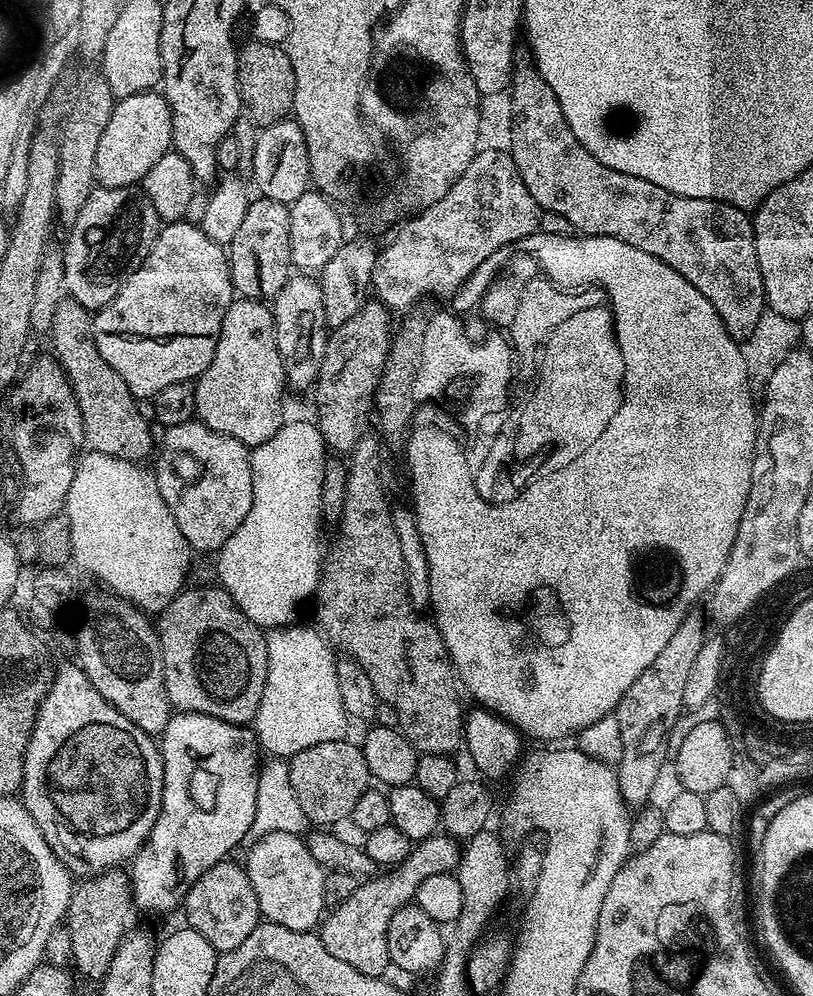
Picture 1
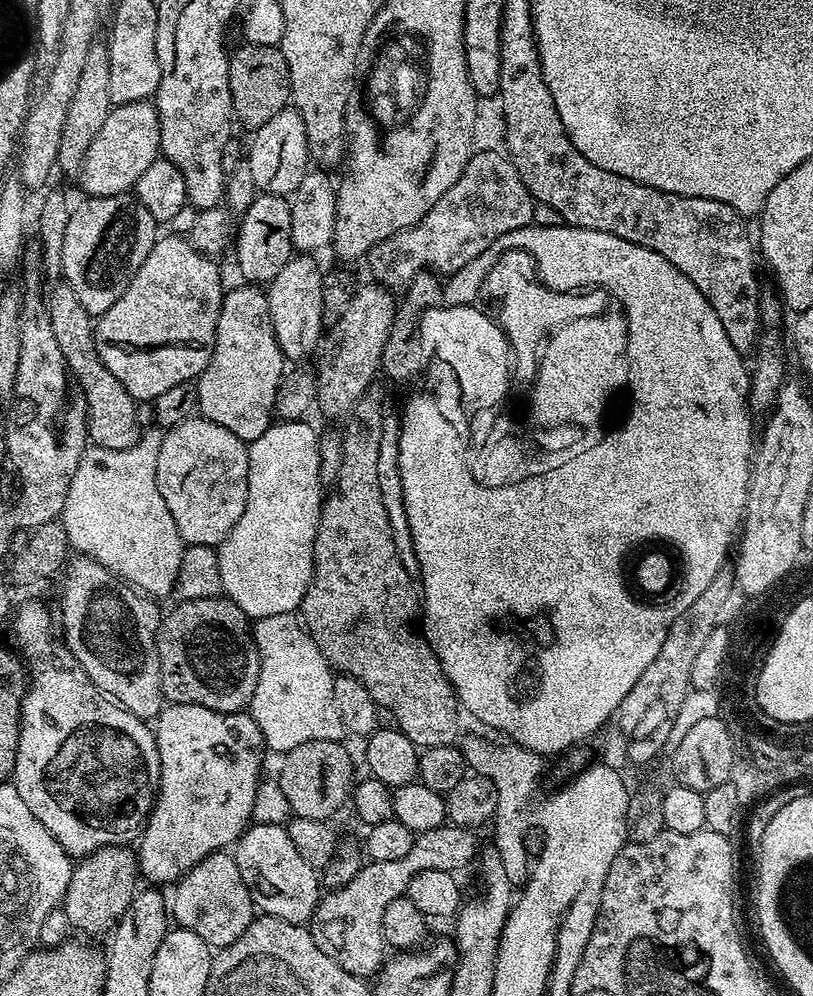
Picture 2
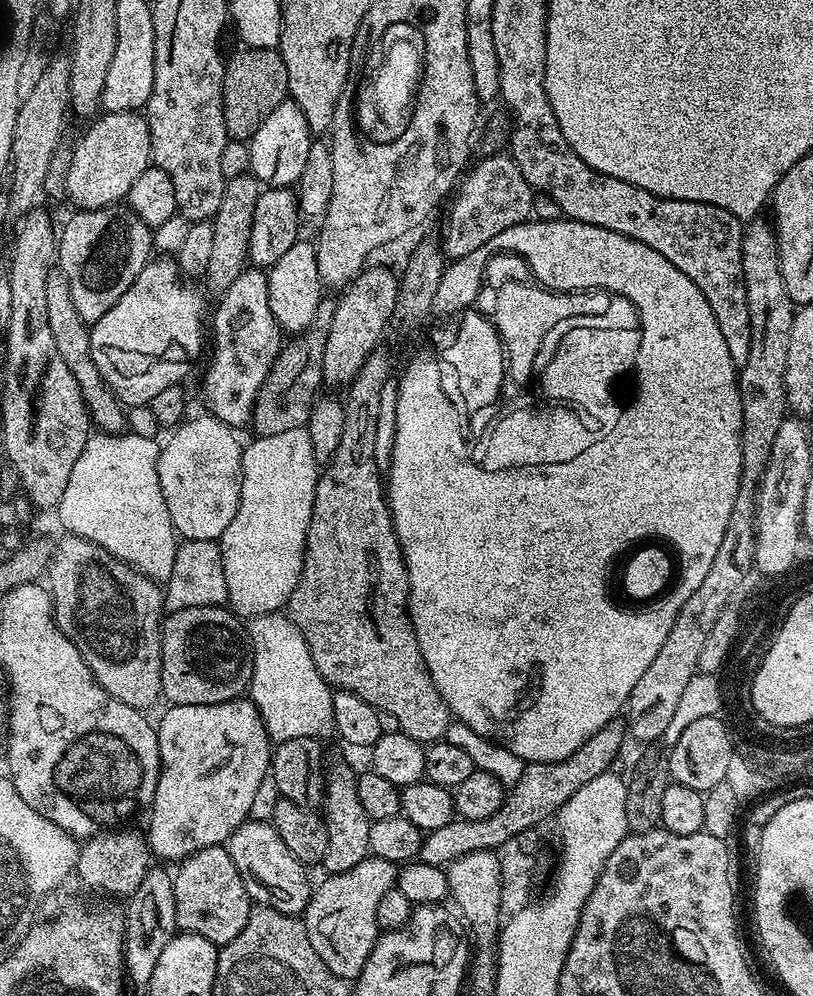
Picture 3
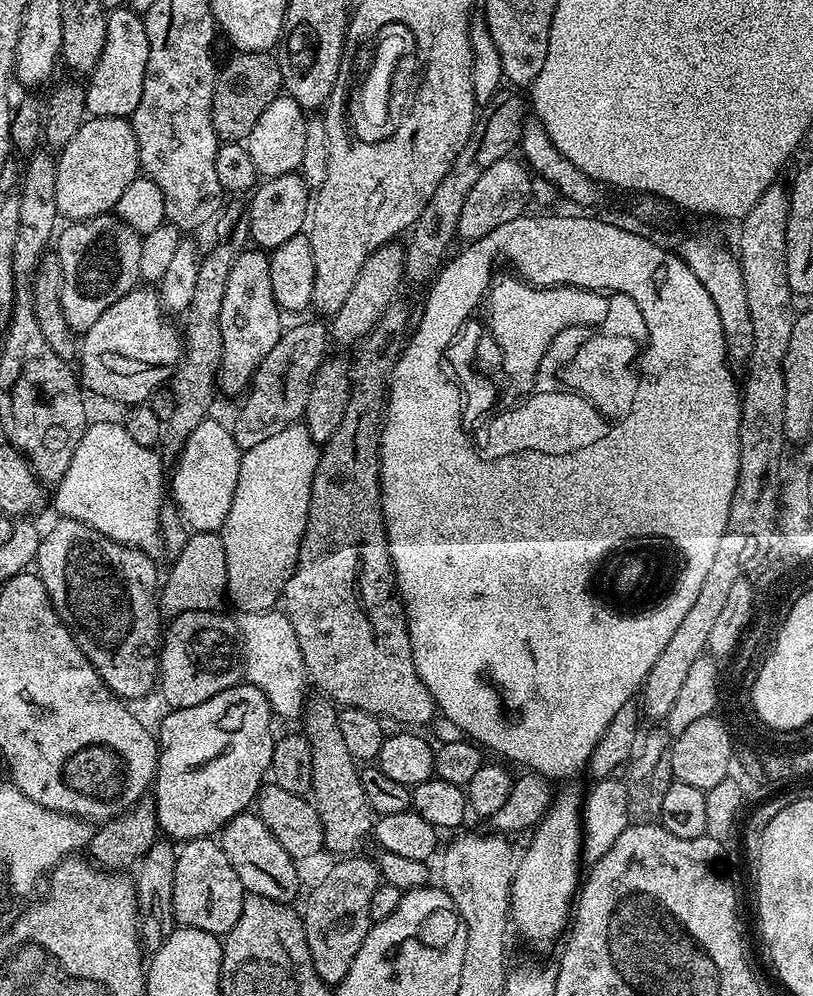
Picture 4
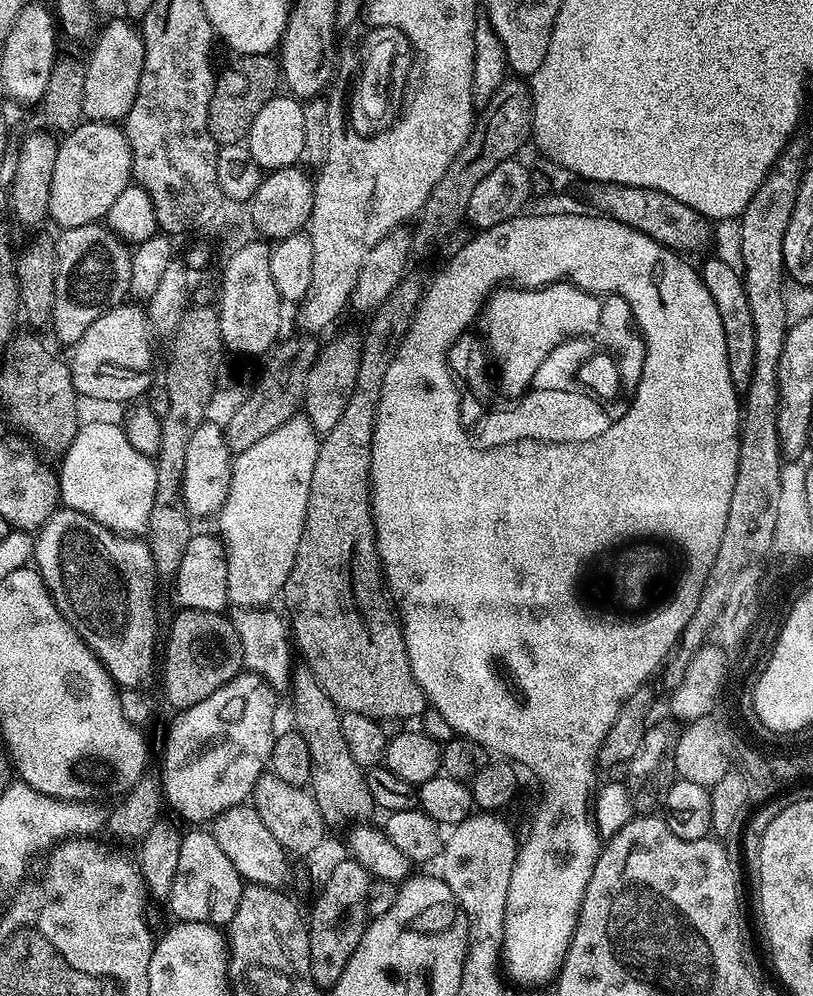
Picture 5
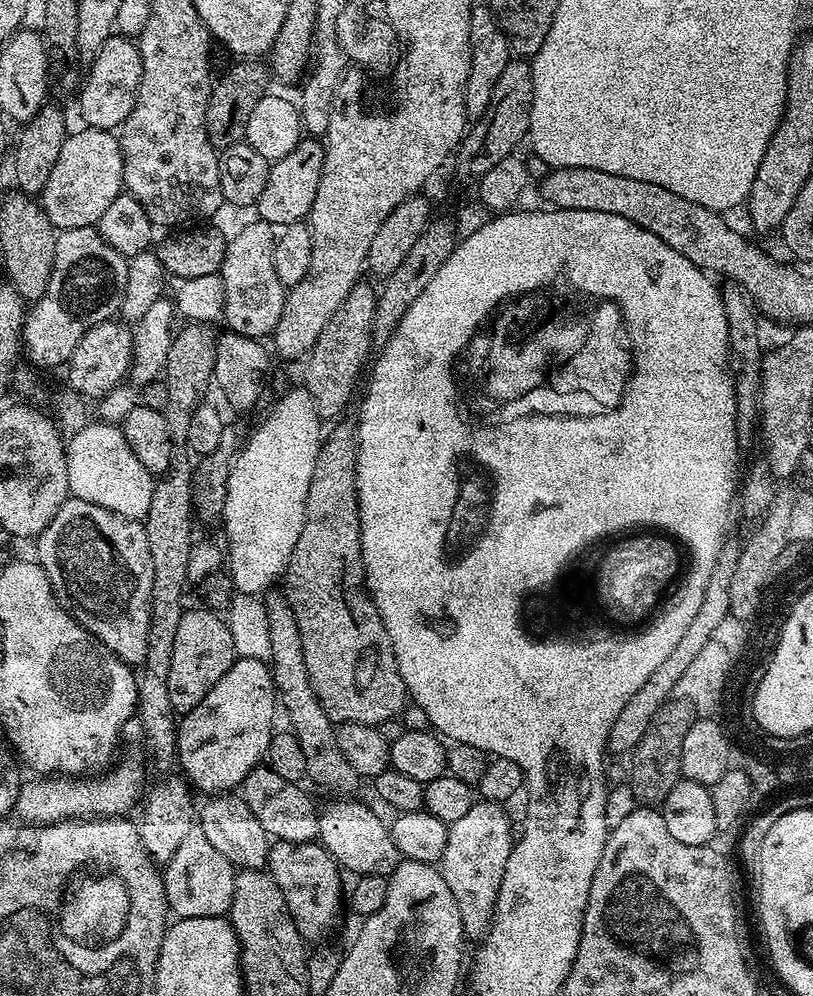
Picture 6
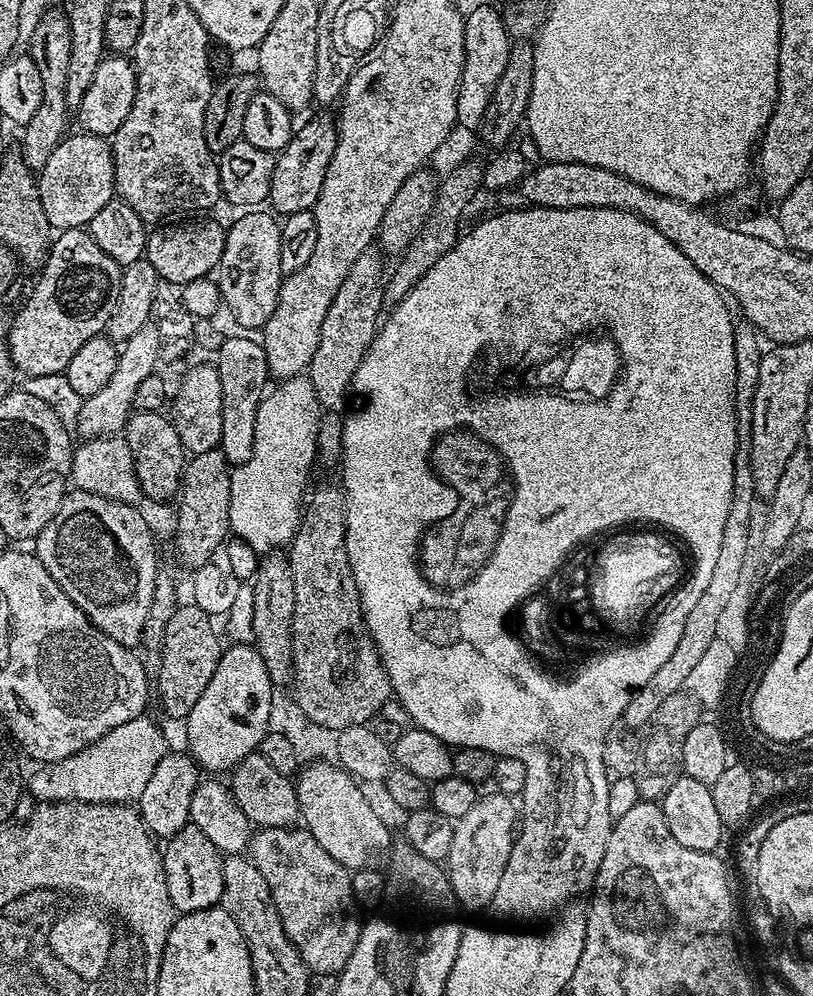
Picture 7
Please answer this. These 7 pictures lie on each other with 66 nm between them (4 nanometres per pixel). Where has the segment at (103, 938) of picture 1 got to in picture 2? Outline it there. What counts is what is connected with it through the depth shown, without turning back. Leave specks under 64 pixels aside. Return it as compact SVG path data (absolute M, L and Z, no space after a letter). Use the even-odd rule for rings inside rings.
M128 846L101 848L99 852L83 857L73 867L70 886L62 901L62 912L68 915L69 922L78 931L88 936L111 933L131 906L138 891L136 880L140 876L140 866L137 853L130 849Z

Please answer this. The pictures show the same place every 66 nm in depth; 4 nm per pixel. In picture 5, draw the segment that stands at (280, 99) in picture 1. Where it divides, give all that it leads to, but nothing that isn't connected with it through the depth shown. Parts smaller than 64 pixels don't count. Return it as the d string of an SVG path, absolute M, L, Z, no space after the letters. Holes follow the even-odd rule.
M250 54L249 56L237 55L236 61L225 70L224 73L215 77L212 86L212 97L210 98L210 110L208 111L208 129L218 146L225 144L238 144L247 137L254 118L258 118L258 110L270 102L272 96L277 95L282 84L282 73L275 55Z

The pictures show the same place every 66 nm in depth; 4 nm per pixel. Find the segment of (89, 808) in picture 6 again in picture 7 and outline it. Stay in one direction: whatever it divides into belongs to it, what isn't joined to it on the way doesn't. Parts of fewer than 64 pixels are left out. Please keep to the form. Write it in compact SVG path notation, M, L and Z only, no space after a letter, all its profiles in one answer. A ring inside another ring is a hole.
M145 714L114 726L90 746L78 750L70 758L44 762L32 777L27 777L26 788L40 802L77 800L87 804L132 804L139 801L146 782L154 775L158 762L170 751L164 732Z

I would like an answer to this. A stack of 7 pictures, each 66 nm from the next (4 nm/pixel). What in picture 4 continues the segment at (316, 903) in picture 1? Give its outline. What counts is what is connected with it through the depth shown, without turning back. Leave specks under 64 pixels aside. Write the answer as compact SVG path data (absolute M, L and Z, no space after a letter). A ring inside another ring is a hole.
M255 811L240 812L233 817L220 829L218 843L226 858L230 858L230 866L234 866L234 874L238 874L245 893L266 896L283 904L295 901L296 891L300 888L300 876L296 873L297 861L286 854L286 850L282 850L278 838L270 834Z

